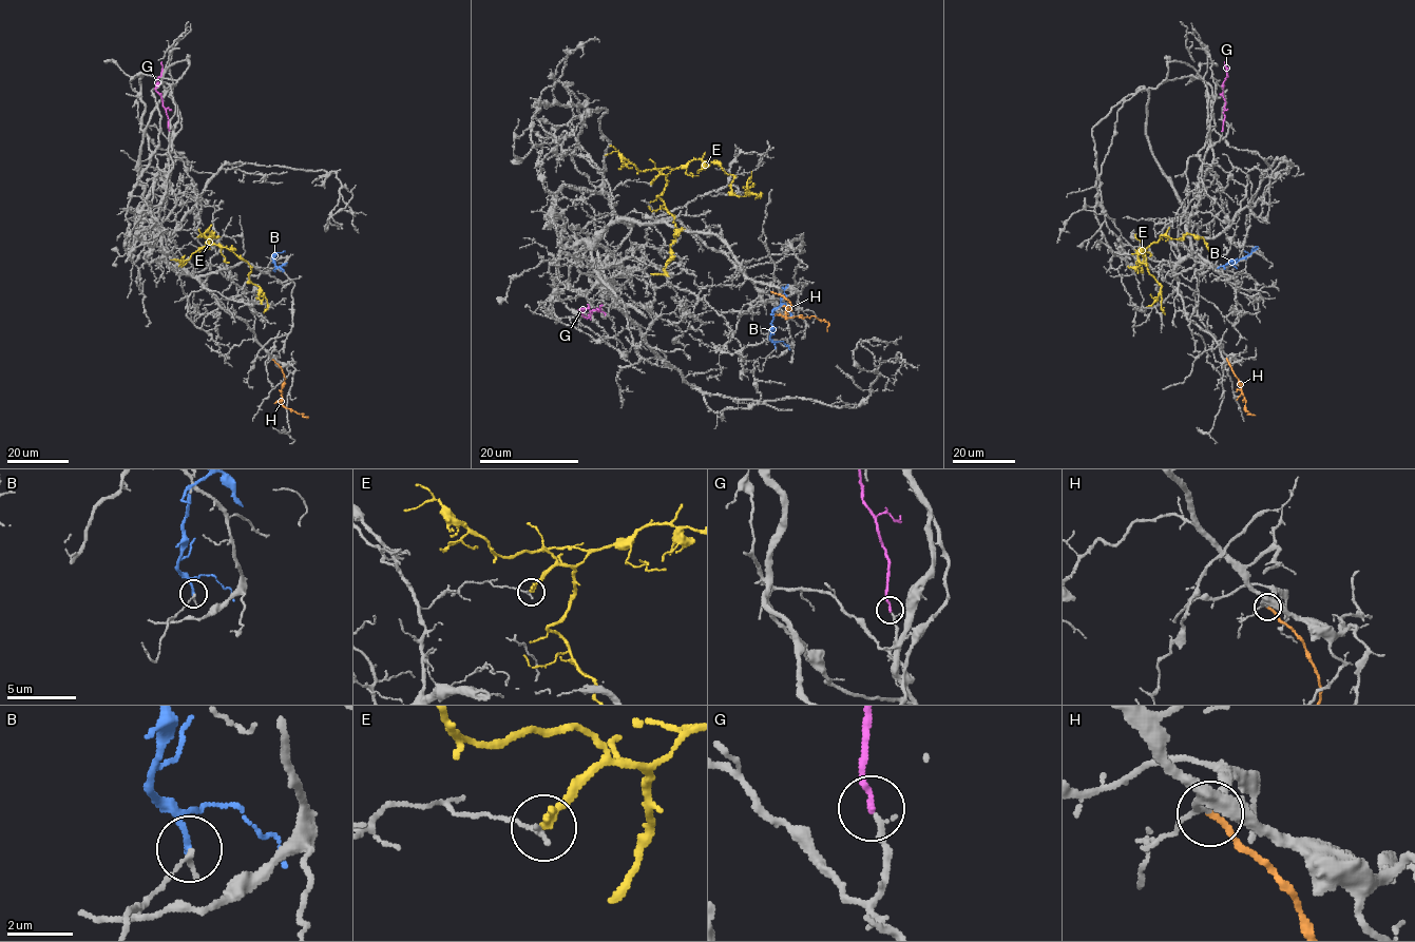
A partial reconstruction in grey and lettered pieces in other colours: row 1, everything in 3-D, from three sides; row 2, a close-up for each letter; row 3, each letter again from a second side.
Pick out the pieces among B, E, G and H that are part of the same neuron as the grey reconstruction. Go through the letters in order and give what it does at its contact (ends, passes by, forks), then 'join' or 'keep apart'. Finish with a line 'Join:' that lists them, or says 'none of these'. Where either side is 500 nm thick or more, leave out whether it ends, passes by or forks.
B: it ends | keep apart
E: it ends | keep apart
G: it ends | join
H: it ends | keep apart
Join: G

